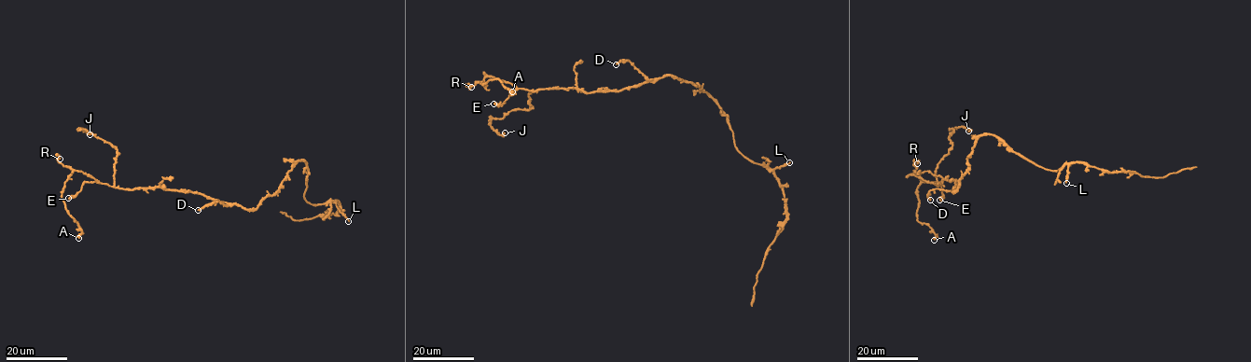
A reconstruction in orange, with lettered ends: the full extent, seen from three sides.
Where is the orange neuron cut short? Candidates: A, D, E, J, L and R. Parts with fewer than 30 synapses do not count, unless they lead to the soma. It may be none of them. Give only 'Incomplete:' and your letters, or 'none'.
Incomplete: none

